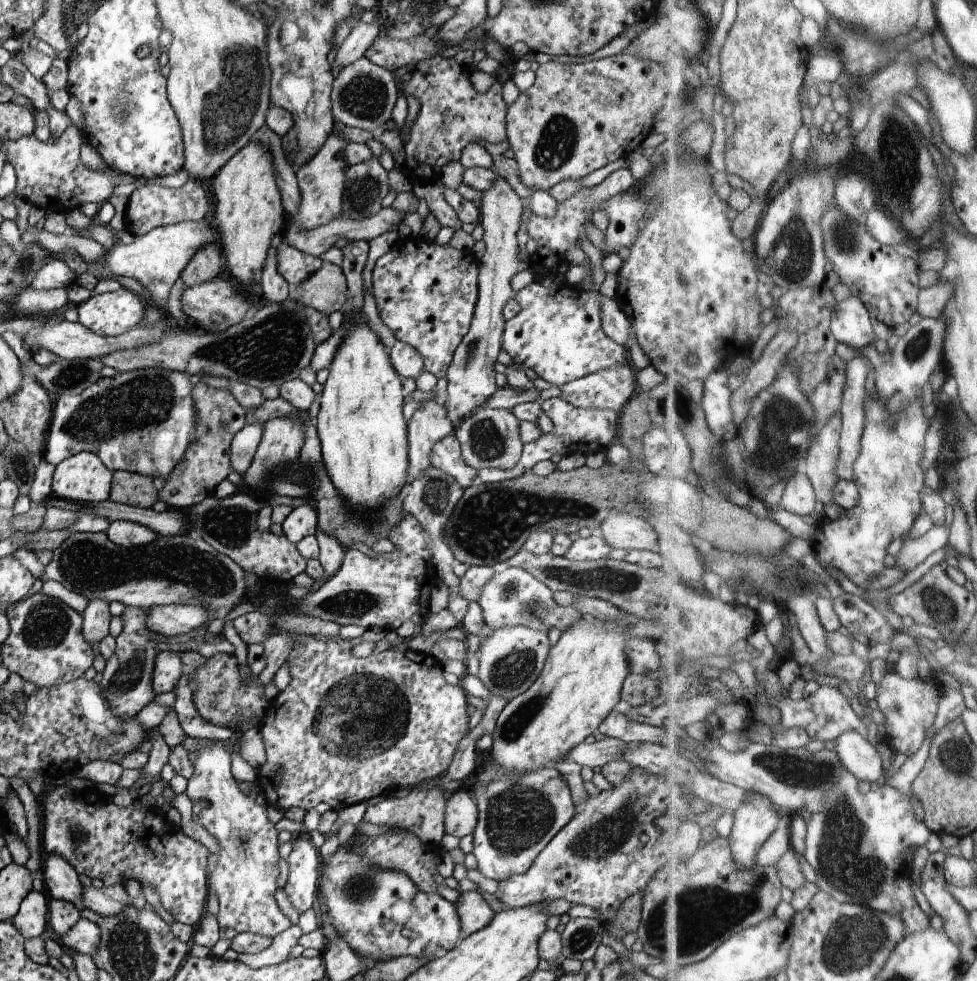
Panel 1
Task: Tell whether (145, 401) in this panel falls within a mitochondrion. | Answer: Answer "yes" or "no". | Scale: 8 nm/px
yes

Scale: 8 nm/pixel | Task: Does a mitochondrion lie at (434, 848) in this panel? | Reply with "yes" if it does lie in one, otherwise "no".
no

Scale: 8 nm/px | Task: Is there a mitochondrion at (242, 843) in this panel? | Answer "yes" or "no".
yes

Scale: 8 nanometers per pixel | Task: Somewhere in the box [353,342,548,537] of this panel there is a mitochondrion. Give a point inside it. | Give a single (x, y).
(486, 441)

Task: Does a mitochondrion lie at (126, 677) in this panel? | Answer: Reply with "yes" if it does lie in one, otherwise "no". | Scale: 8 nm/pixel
yes

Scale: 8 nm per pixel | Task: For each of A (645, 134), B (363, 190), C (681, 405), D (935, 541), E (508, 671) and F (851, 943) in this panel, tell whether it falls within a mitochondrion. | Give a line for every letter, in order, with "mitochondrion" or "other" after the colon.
A: other
B: mitochondrion
C: mitochondrion
D: other
E: mitochondrion
F: mitochondrion

